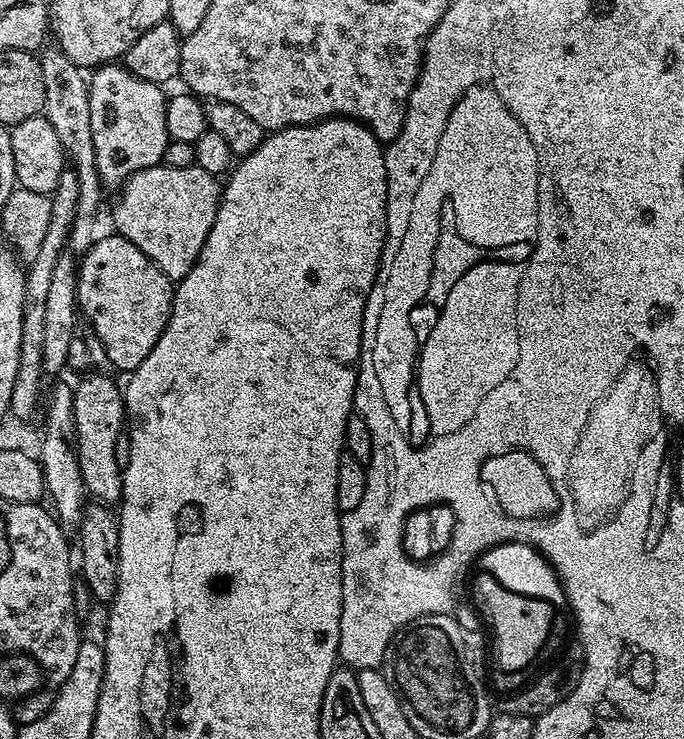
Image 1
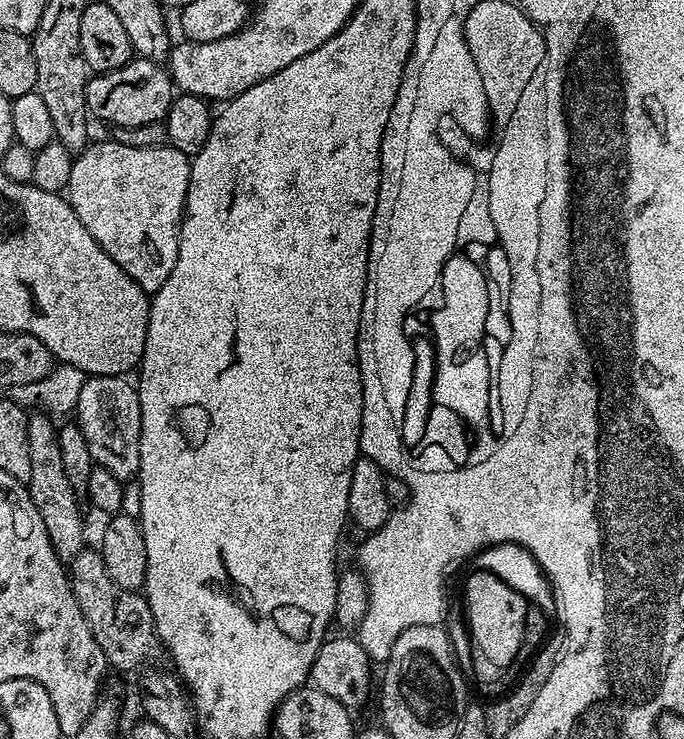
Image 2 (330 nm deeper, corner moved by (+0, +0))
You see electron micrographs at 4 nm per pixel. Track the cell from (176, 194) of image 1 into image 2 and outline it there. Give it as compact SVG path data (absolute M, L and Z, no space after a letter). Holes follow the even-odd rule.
M111 138L101 144L89 143L83 152L72 161L70 182L66 189L66 199L72 205L74 214L90 230L94 242L138 282L143 292L154 294L166 282L170 270L178 262L180 245L180 221L184 218L184 203L190 186L192 161L186 154L171 146L163 148L135 148L122 146Z

